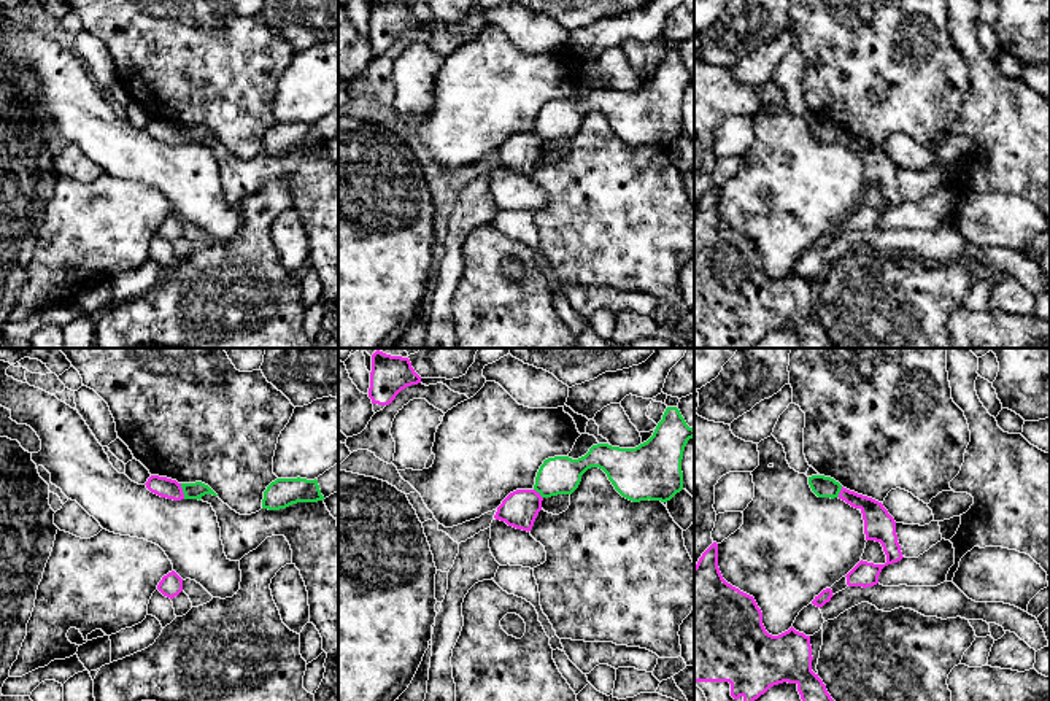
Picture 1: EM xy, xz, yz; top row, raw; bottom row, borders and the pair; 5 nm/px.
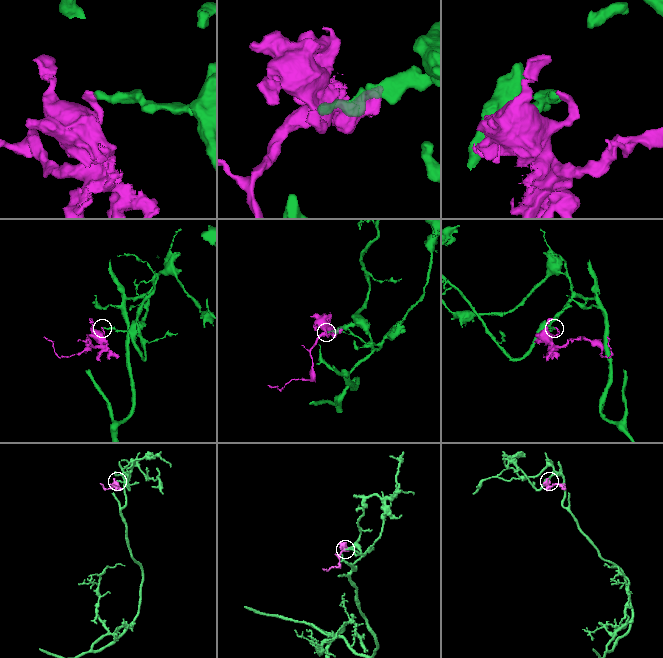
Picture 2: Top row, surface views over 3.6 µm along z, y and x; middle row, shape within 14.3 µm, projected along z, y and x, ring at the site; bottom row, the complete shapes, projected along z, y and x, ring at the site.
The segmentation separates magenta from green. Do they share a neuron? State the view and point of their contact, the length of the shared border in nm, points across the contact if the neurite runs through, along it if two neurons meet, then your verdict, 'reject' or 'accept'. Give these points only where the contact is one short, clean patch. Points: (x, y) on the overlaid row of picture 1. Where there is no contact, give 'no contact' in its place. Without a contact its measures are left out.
contact xy (181, 491); length 80 nm; border xy (180, 484), (185, 498); reject

